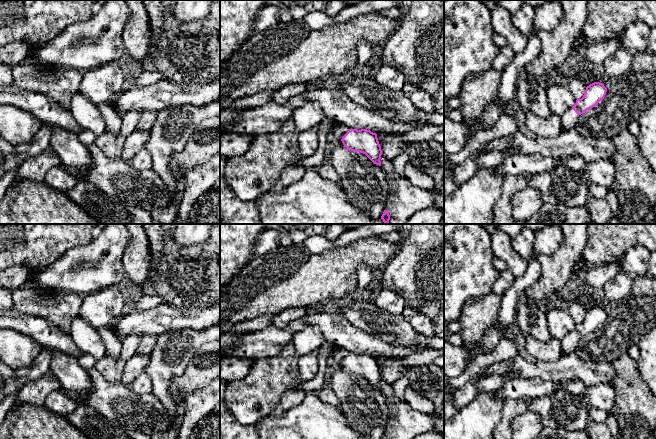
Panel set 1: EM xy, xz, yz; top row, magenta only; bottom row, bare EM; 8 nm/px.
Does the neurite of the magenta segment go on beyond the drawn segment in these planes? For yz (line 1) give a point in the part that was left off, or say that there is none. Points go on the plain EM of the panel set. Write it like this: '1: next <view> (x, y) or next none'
1: next yz (569, 342)

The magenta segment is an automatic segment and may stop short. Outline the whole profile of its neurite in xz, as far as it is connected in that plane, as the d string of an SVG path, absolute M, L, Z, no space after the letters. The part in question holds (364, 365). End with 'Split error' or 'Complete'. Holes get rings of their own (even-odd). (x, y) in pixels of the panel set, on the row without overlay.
M350 353L341 365L349 375L361 376L373 387L381 390L382 374L376 357L365 353Z. Complete

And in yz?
M594 306L587 310L583 321L577 323L574 330L560 340L562 348L561 356L572 354L578 341L603 324L606 316L607 312L600 306Z. Split error

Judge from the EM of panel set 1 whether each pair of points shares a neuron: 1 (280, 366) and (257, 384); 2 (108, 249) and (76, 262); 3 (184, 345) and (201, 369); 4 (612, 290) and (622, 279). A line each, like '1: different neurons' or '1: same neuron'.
1: same neuron
2: same neuron
3: different neurons
4: same neuron

